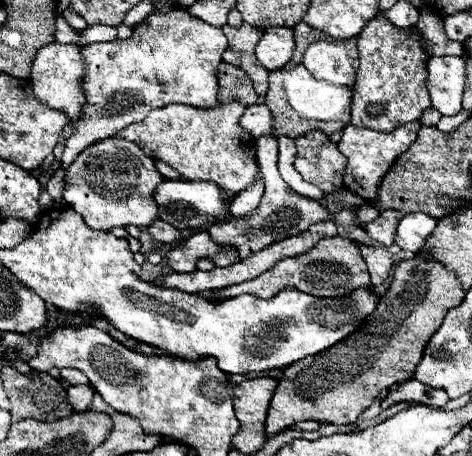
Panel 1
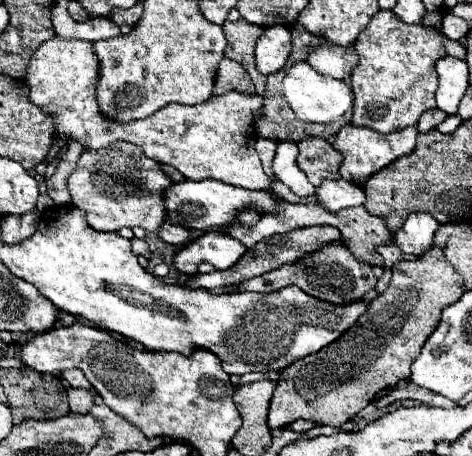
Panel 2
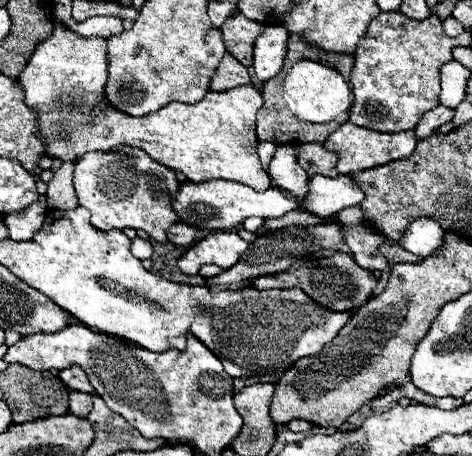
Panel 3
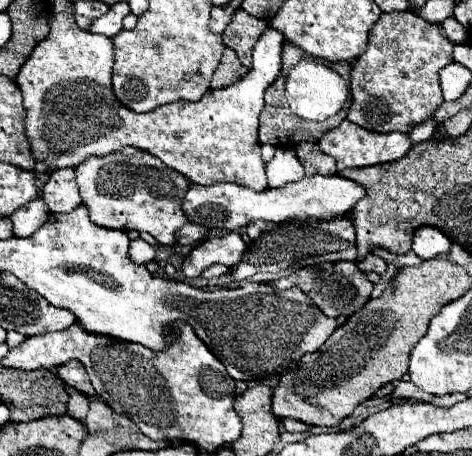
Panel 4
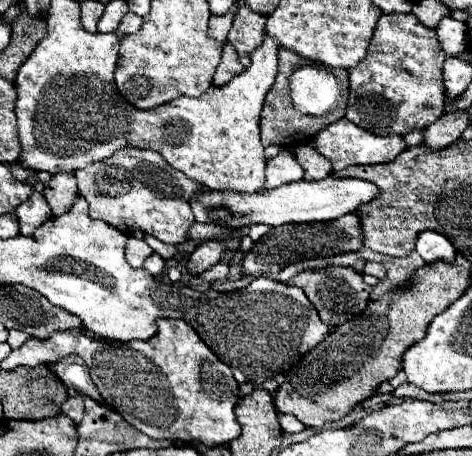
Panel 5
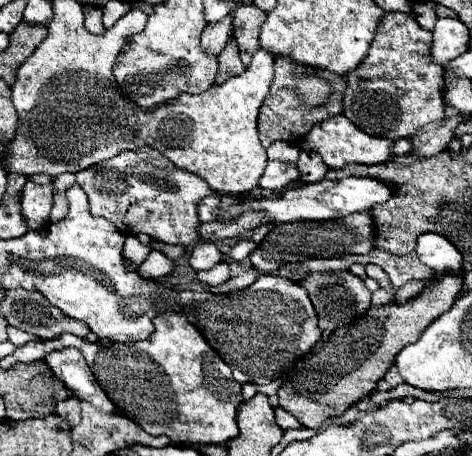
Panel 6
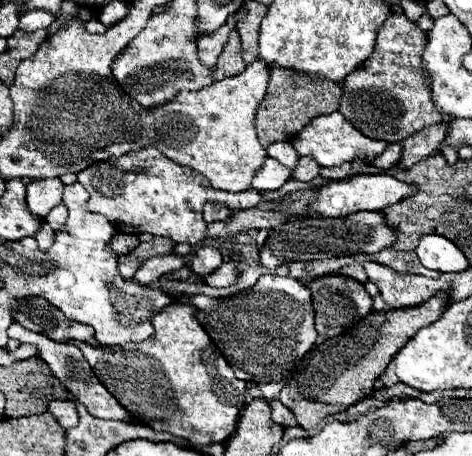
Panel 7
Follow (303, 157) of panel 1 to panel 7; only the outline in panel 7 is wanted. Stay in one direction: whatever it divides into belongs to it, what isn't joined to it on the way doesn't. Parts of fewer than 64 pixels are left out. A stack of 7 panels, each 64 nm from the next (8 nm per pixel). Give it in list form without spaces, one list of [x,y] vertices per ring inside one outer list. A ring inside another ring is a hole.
[[[302,156],[294,168],[294,178],[302,180],[302,182],[312,182],[314,178],[320,176],[320,170],[322,170],[322,166],[314,158]]]

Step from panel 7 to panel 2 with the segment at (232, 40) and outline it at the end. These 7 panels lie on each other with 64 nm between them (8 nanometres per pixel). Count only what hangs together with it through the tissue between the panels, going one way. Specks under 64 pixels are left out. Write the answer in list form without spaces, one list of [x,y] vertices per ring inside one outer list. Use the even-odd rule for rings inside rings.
[[[222,58],[220,66],[218,66],[218,74],[216,74],[214,94],[222,96],[224,92],[230,92],[230,90],[254,94],[254,84],[252,84],[248,72],[240,64],[236,64],[228,58]]]

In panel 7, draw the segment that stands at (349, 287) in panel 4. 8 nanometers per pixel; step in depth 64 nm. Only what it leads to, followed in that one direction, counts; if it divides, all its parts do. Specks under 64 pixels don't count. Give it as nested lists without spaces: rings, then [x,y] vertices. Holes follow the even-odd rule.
[[[330,274],[330,276],[322,276],[314,282],[308,284],[310,292],[312,292],[312,304],[316,310],[316,330],[318,334],[332,338],[338,336],[340,332],[348,330],[350,326],[354,326],[358,320],[362,320],[368,312],[372,312],[372,298],[366,292],[364,284],[342,276],[342,274]]]

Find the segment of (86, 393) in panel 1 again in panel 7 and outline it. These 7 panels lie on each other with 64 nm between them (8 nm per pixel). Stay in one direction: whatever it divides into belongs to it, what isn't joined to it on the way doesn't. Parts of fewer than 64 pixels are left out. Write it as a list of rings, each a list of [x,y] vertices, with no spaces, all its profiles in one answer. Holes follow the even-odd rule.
[[[56,400],[48,410],[56,416],[58,424],[66,430],[74,428],[78,424],[78,412],[76,412],[76,402],[74,400]]]

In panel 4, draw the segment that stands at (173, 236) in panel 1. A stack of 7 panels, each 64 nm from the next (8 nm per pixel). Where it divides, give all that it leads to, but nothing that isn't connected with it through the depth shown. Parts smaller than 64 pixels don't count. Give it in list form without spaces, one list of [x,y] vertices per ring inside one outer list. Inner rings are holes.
[[[184,224],[184,228],[180,228],[178,232],[176,232],[176,242],[178,244],[188,244],[188,246],[194,246],[194,244],[198,244],[200,240],[204,240],[206,238],[206,228],[204,226],[198,226],[198,224]]]

